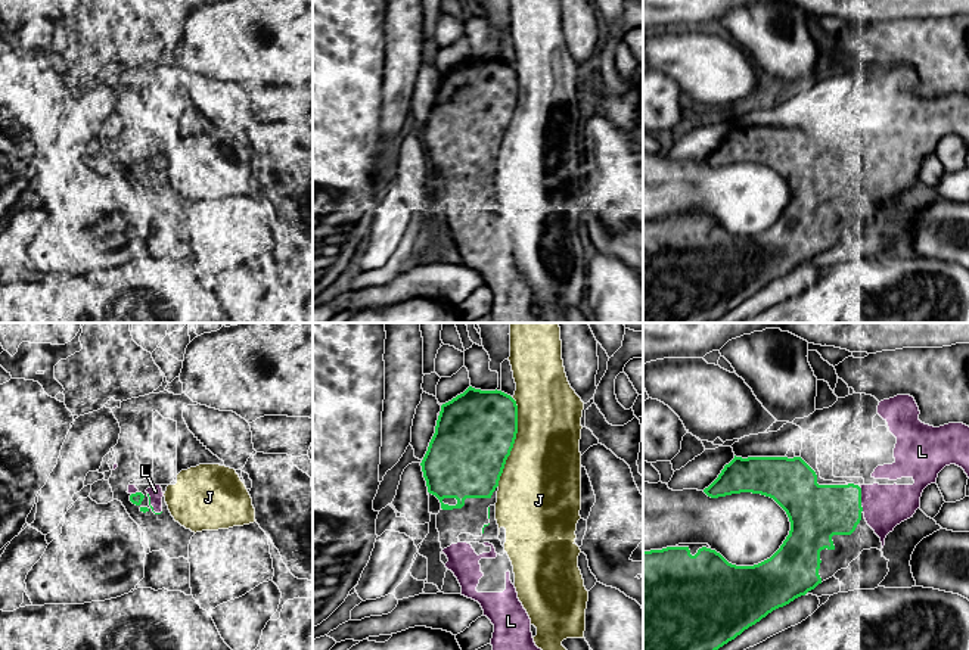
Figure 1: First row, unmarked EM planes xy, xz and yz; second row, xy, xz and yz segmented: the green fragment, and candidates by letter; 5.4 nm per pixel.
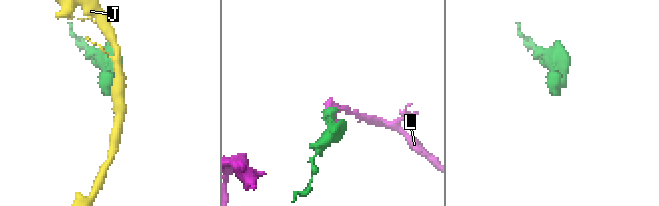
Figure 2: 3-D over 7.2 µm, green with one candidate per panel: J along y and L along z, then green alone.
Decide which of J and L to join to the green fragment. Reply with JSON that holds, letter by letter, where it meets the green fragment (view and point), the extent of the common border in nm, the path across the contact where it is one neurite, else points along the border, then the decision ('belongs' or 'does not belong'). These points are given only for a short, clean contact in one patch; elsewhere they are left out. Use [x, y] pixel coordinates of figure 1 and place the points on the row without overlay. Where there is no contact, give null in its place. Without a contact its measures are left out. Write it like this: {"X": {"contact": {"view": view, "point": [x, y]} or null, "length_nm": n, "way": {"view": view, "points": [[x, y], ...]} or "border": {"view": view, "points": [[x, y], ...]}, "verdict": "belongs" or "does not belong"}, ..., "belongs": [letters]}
{"J": {"contact": {"view": "xz", "point": [513, 112]}, "length_nm": 480, "verdict": "does not belong"}, "L": {"contact": {"view": "yz", "point": [860, 170]}, "length_nm": 130, "verdict": "belongs"}, "belongs": ["L"]}

